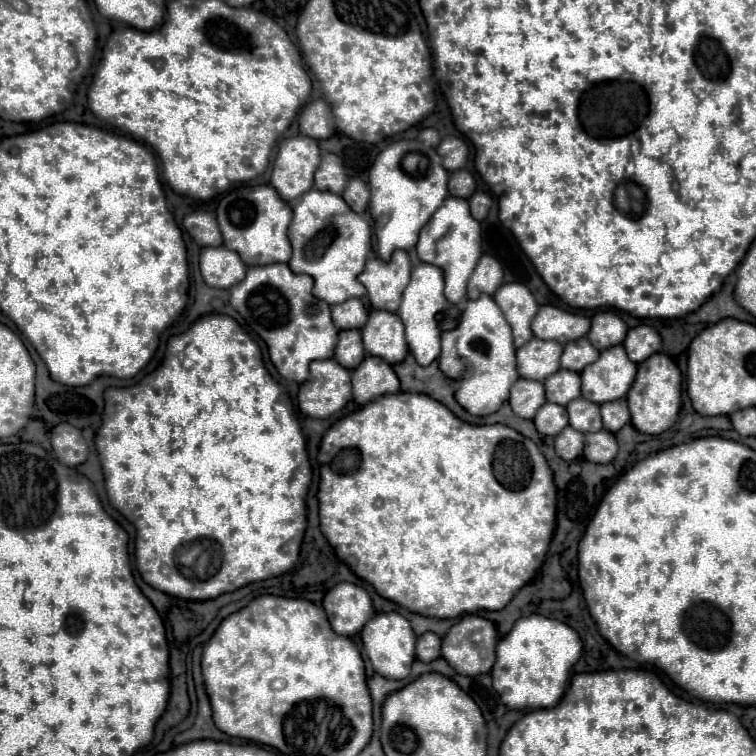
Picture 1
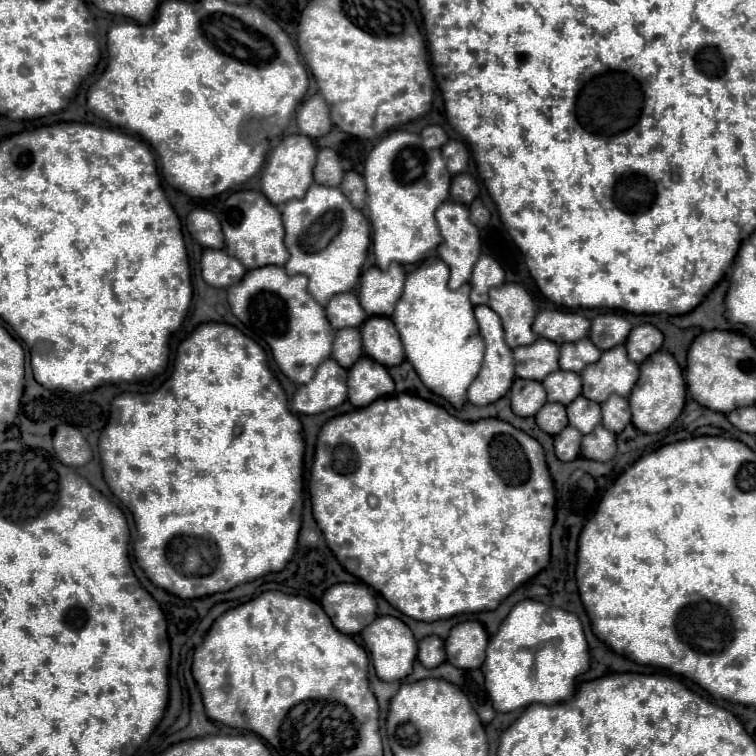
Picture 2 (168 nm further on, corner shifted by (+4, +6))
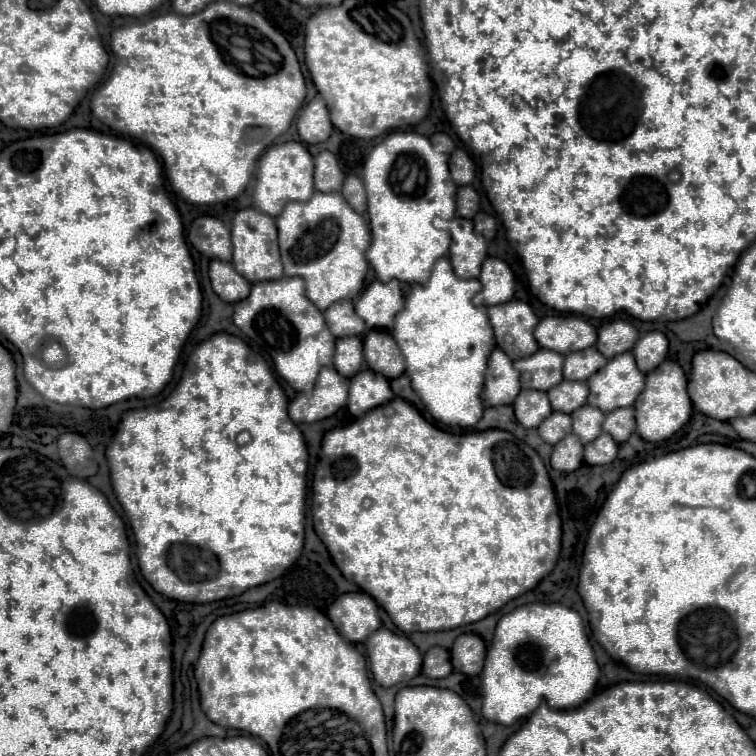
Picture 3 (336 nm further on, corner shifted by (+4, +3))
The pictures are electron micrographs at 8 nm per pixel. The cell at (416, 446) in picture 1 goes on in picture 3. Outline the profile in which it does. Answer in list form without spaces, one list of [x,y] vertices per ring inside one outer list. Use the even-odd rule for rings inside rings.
[[[394,398],[386,406],[378,406],[378,410],[370,410],[370,414],[364,414],[362,418],[354,420],[348,426],[334,428],[324,436],[322,464],[316,466],[312,492],[314,492],[312,496],[314,530],[320,536],[335,565],[347,580],[358,584],[366,594],[370,594],[388,612],[396,628],[404,634],[452,630],[486,618],[488,614],[500,610],[512,598],[536,588],[536,584],[552,572],[560,554],[562,522],[558,516],[556,493],[536,450],[532,450],[528,444],[520,440],[520,456],[518,456],[518,438],[514,438],[510,432],[504,430],[486,430],[486,432],[450,436],[428,424],[412,404],[400,398]]]

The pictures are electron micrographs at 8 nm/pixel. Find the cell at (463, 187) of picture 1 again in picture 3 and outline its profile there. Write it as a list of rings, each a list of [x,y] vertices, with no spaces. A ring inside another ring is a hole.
[[[460,186],[460,188],[458,188],[456,204],[458,204],[458,216],[460,216],[460,218],[474,218],[474,214],[476,214],[478,208],[480,208],[478,194],[474,192],[472,186]]]

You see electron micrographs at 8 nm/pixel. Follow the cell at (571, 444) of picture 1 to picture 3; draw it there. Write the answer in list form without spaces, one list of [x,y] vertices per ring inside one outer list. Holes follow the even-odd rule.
[[[568,434],[566,438],[562,438],[562,442],[558,442],[554,446],[554,452],[552,452],[552,458],[550,458],[550,464],[554,470],[560,470],[560,472],[574,472],[580,468],[582,464],[582,442],[578,440],[576,434]]]

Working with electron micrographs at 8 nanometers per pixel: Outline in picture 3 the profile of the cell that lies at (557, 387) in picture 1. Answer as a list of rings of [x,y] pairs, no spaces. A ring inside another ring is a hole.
[[[562,380],[558,386],[554,386],[554,390],[548,390],[552,410],[564,414],[572,414],[580,406],[584,406],[588,394],[590,390],[586,382],[570,382],[570,380]]]

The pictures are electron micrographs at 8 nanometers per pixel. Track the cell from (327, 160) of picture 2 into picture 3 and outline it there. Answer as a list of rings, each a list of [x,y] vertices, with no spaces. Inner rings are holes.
[[[322,150],[316,160],[316,174],[314,174],[314,184],[316,190],[320,192],[338,192],[344,182],[344,172],[338,166],[338,160],[334,158],[332,152]]]

